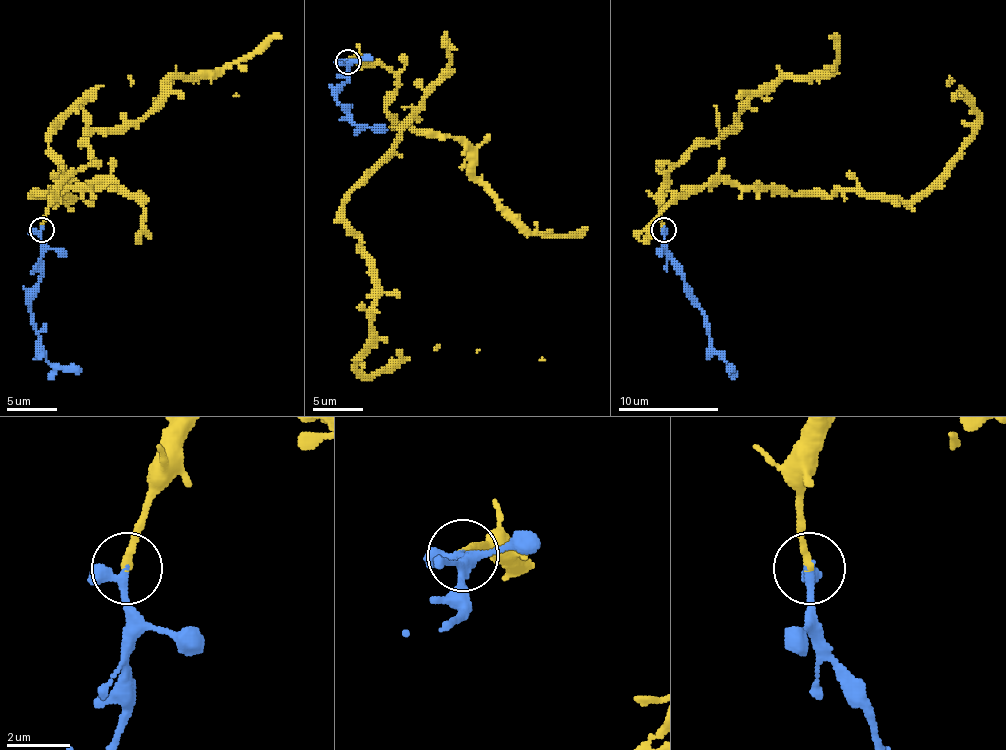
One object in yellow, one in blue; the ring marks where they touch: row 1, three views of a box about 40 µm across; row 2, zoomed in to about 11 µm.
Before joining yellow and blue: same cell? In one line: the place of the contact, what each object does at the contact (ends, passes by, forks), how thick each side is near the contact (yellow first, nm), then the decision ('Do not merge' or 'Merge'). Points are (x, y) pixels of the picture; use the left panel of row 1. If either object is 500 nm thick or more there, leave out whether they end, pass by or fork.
Place: (41, 229). At the ring yellow ends. At the ring blue passes by. Thickness 240 nm (yellow) against 260 nm. Merge

